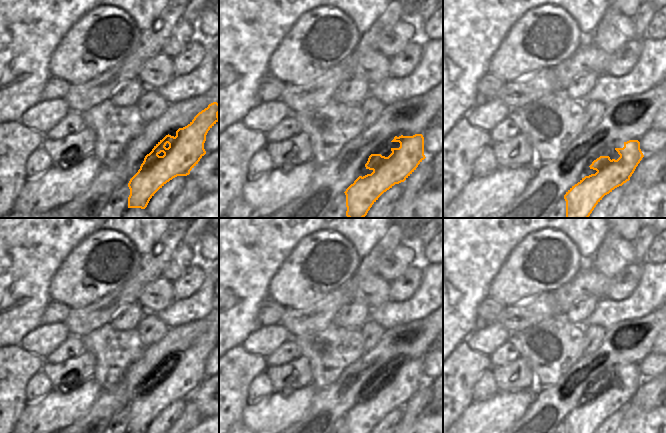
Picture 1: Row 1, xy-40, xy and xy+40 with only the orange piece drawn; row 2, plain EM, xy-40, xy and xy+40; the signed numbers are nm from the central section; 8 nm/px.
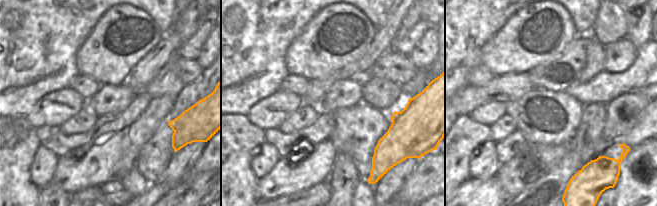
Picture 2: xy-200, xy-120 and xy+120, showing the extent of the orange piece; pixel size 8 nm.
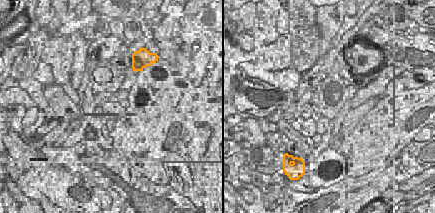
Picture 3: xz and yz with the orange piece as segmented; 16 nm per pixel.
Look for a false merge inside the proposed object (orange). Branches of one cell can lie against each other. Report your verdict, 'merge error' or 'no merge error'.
no merge error

